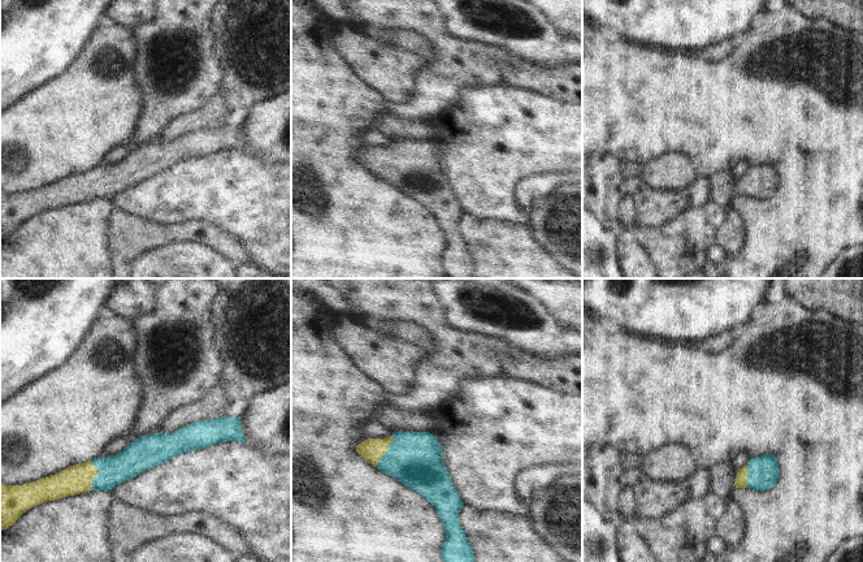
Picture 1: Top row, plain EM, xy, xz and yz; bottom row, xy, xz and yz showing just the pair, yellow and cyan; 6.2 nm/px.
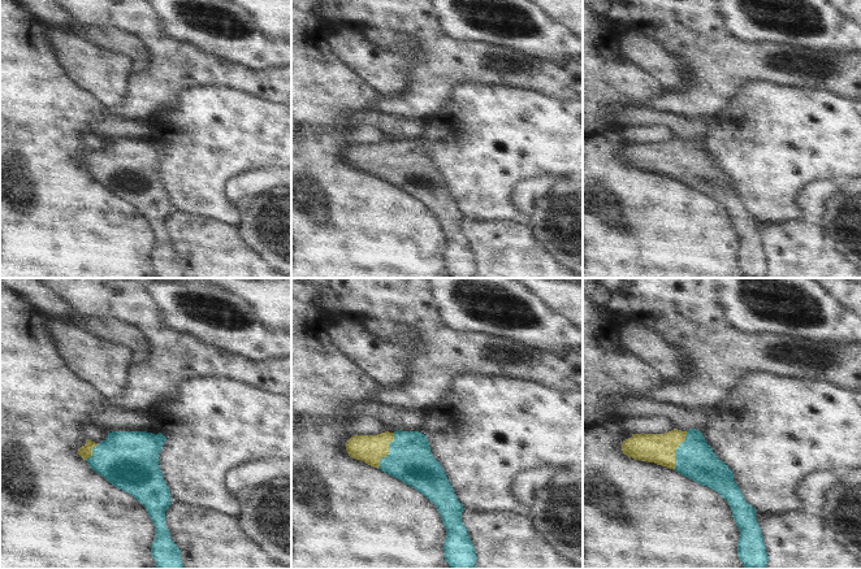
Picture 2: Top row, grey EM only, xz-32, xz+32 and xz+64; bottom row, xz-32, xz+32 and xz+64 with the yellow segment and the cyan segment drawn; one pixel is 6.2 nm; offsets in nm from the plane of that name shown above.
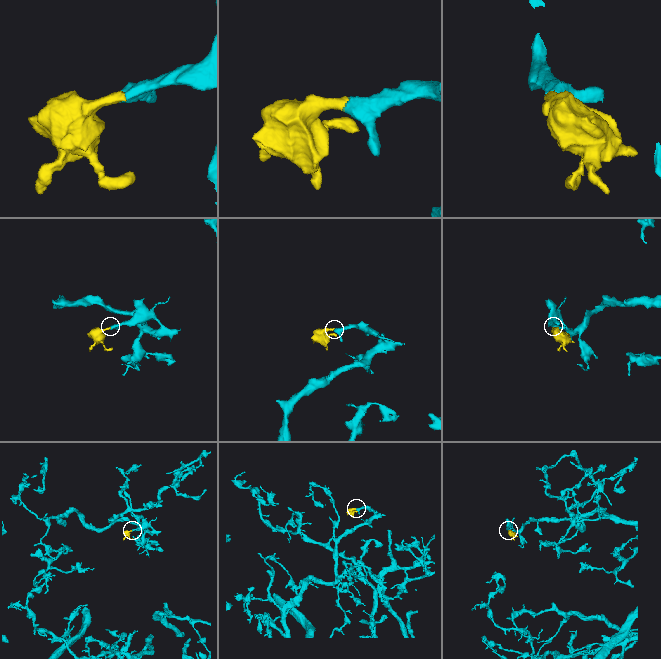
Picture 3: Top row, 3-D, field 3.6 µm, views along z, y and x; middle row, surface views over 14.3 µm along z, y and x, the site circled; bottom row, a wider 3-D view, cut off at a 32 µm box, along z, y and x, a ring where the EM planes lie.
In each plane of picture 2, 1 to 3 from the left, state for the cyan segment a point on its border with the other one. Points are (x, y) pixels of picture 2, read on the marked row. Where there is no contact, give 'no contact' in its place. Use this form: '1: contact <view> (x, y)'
1: contact xz-32 (91, 452)
2: contact xz+32 (388, 451)
3: contact xz+64 (674, 451)

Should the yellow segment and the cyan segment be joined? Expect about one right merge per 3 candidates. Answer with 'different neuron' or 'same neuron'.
same neuron

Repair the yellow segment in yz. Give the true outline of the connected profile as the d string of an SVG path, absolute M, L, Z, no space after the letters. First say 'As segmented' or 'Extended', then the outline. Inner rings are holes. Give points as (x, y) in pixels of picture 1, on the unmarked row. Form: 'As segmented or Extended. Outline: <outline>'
Extended. Outline: M773 163L751 167L747 174L737 180L736 196L750 196L766 200L773 196L780 186L780 176Z

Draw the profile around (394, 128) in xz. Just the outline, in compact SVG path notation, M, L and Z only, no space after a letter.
M391 114L378 120L376 130L391 140L426 140L434 131L425 120L411 120Z

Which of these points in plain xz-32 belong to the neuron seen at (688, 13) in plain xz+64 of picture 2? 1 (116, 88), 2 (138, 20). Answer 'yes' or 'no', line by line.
1: no
2: yes

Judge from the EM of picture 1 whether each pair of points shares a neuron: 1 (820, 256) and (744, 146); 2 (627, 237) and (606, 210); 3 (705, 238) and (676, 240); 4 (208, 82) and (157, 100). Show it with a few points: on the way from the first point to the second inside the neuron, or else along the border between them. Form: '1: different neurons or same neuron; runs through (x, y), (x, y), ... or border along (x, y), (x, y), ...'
1: same neuron; runs through (812, 223), (812, 189), (777, 154)
2: different neurons; border along (627, 229), (619, 236)
3: same neuron; runs through (698, 238), (682, 240)
4: same neuron; runs through (195, 82), (181, 93), (170, 94)

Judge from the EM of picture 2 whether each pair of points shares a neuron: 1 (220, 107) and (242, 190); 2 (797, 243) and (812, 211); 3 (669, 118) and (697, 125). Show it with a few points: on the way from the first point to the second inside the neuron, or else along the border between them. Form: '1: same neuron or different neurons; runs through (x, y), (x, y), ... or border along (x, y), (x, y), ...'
1: different neurons; border along (268, 166), (233, 176), (225, 183), (225, 198)
2: different neurons; border along (809, 218), (818, 221)
3: same neuron; runs through (675, 122), (691, 125)

